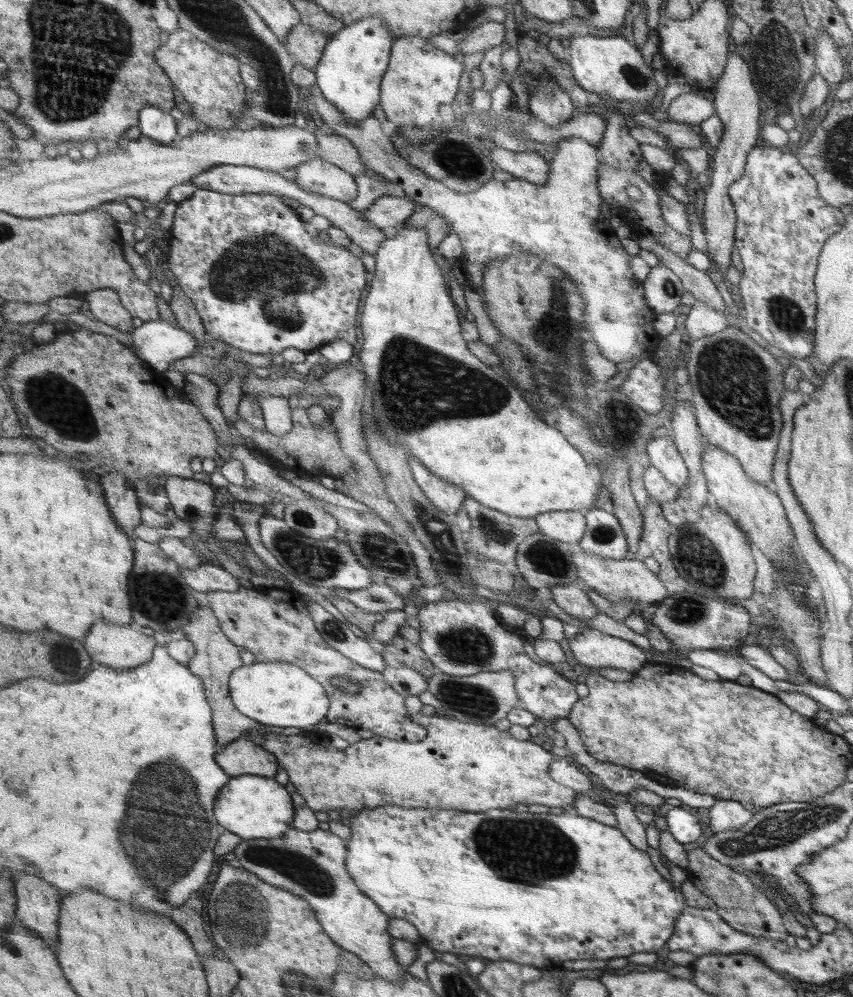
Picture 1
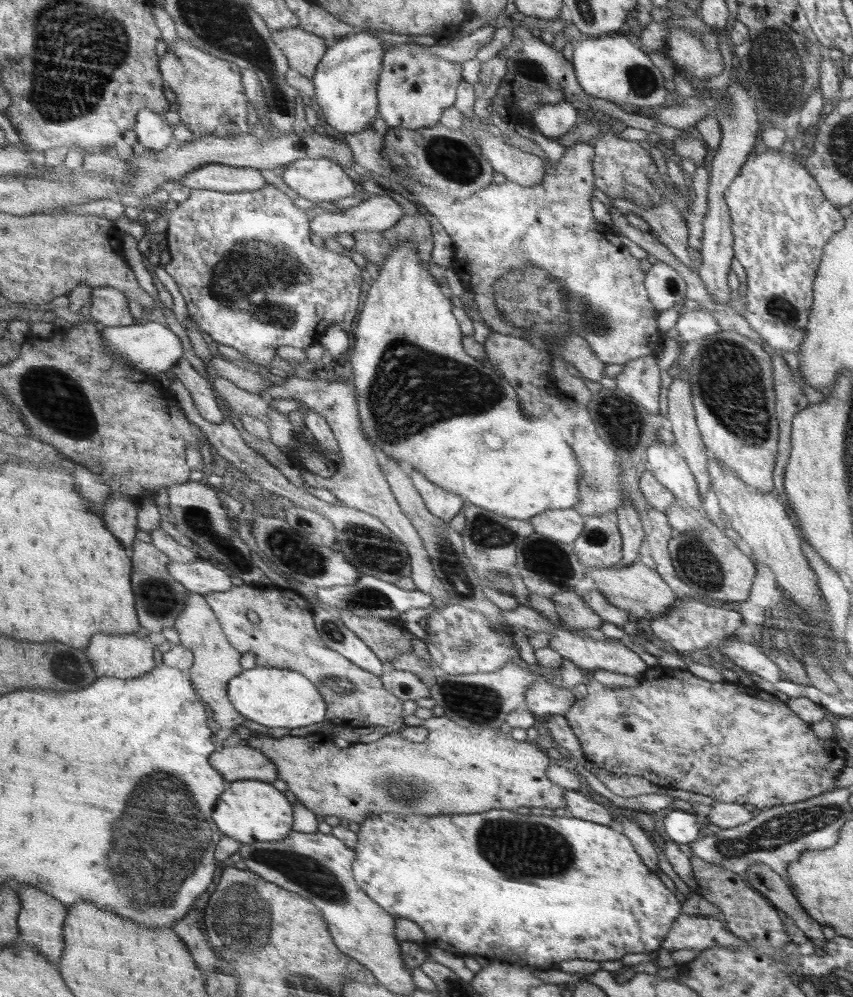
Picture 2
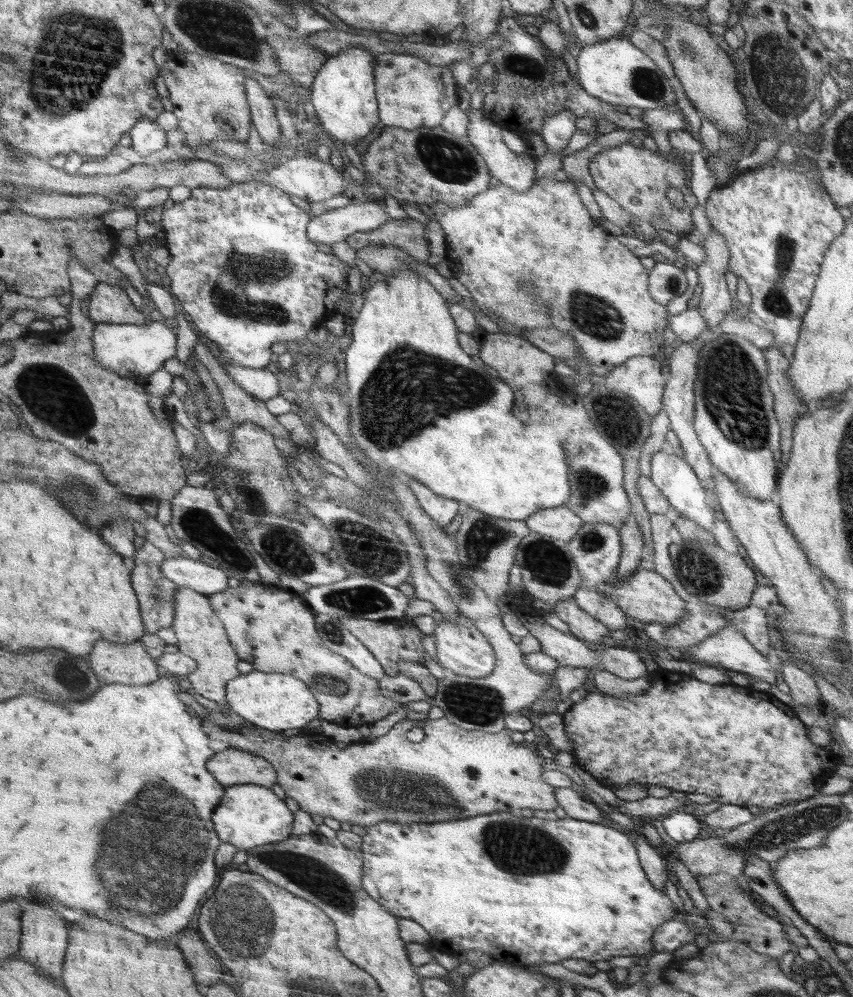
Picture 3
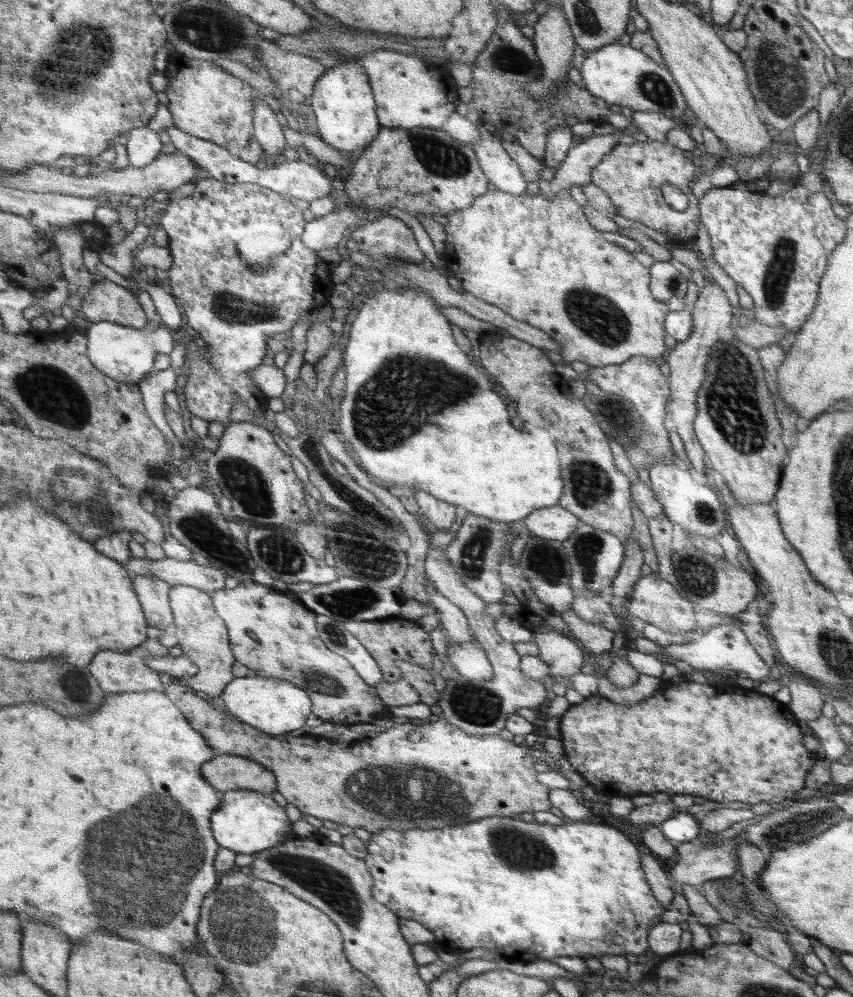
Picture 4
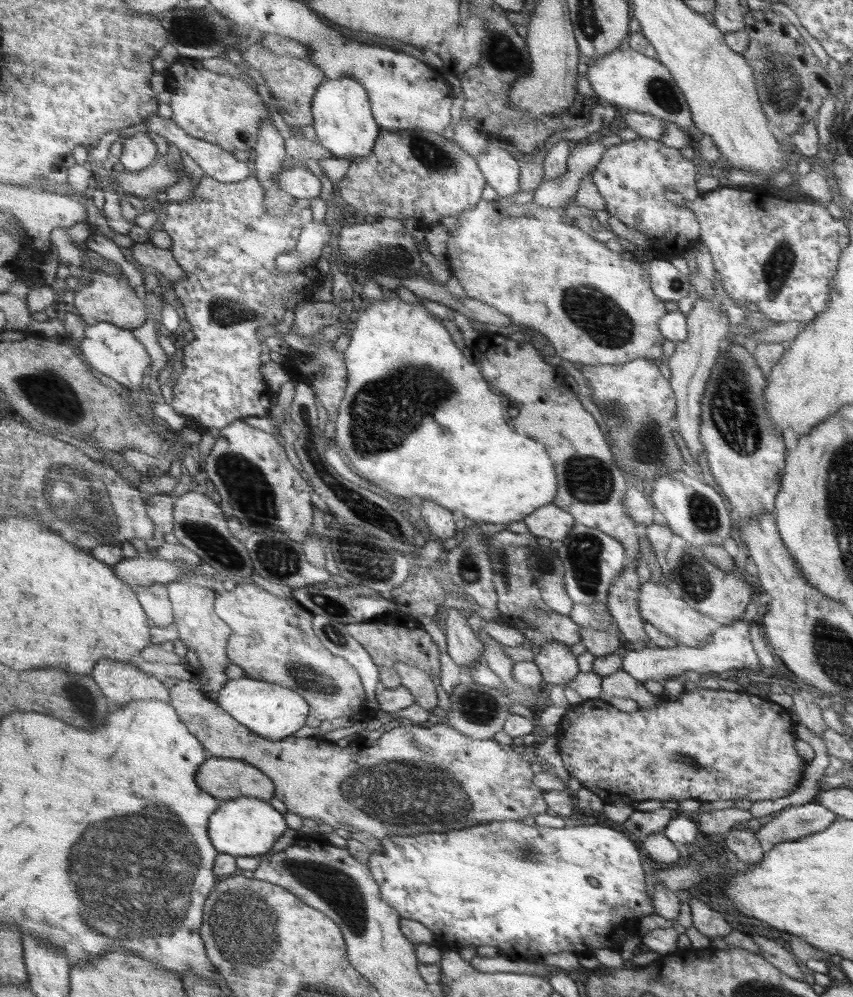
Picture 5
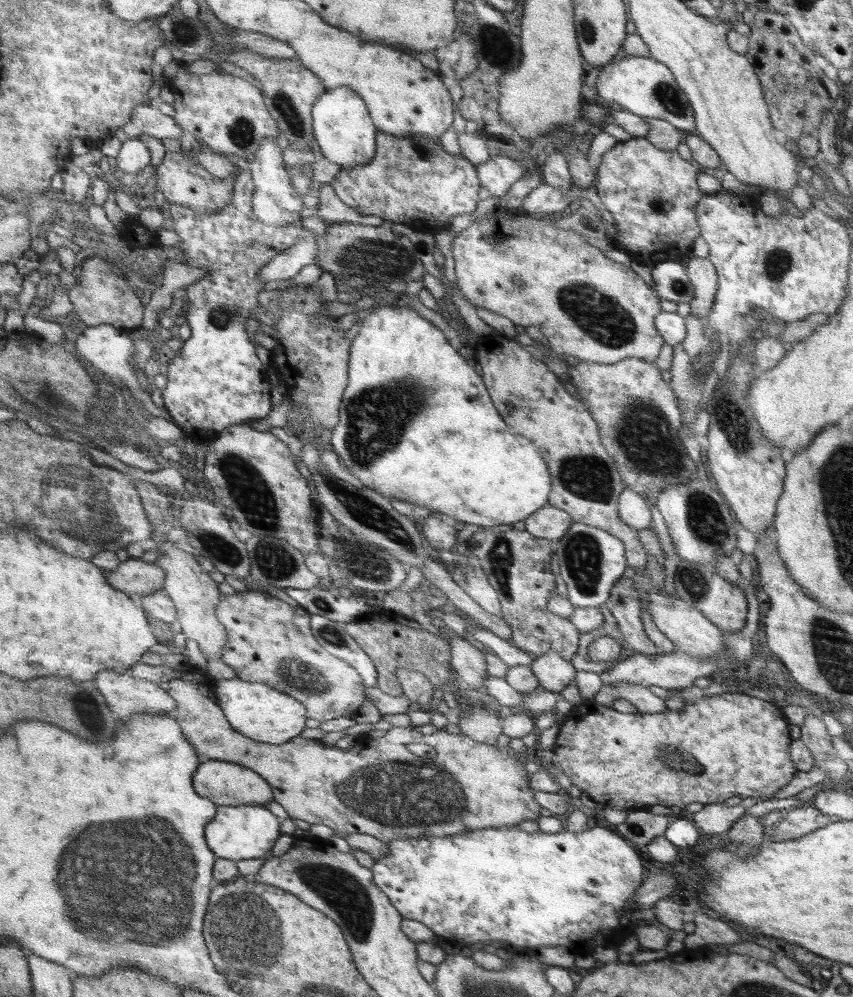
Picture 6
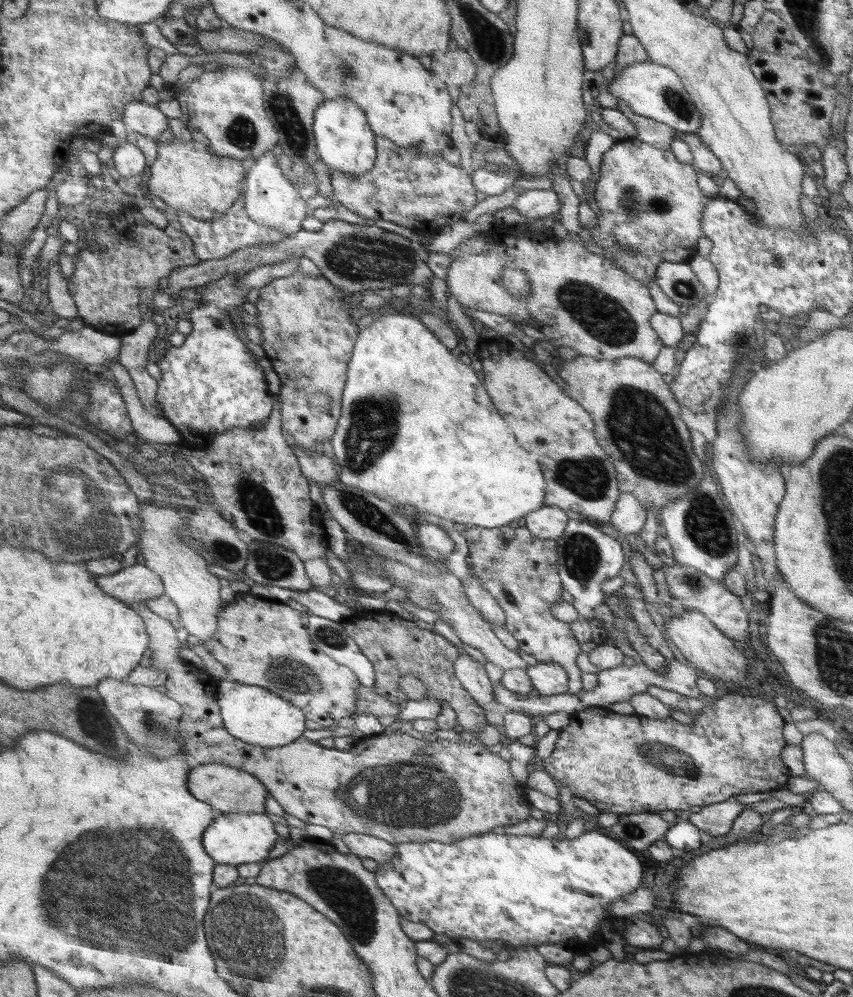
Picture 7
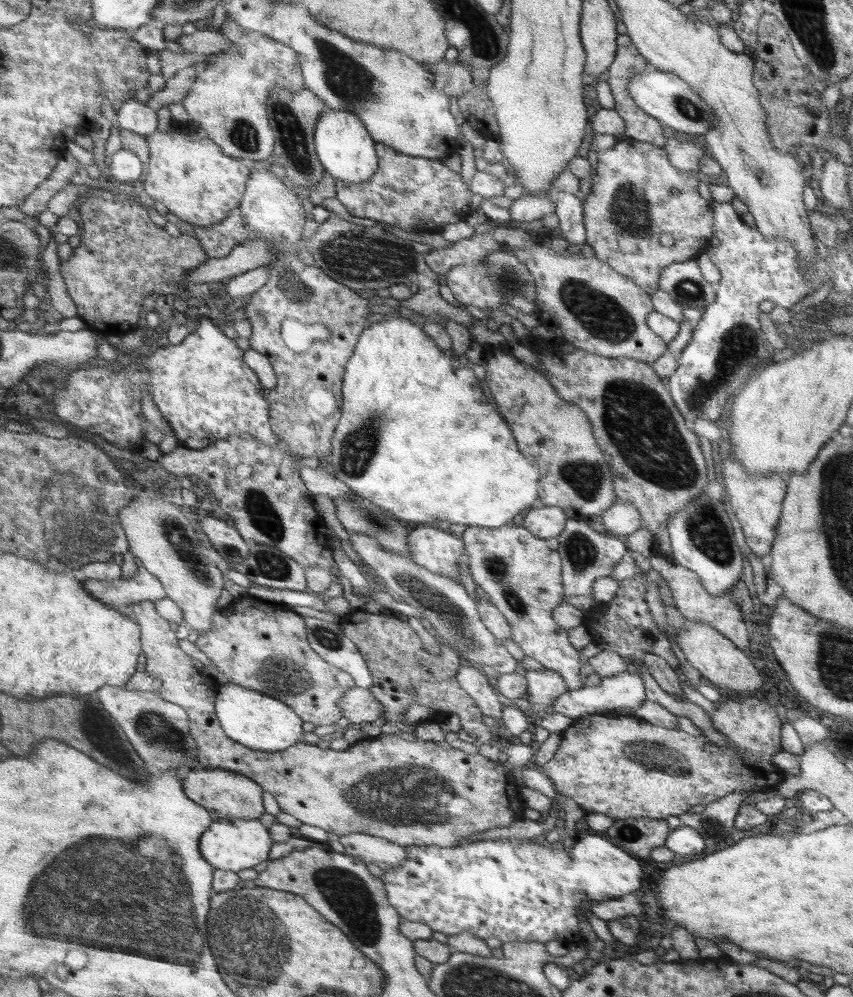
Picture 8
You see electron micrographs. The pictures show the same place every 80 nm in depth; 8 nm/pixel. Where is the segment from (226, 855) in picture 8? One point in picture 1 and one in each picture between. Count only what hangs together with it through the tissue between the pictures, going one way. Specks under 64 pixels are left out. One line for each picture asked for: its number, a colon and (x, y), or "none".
1: (252, 806)
2: (251, 811)
3: (251, 815)
4: (249, 822)
5: (246, 826)
6: (239, 832)
7: (235, 838)

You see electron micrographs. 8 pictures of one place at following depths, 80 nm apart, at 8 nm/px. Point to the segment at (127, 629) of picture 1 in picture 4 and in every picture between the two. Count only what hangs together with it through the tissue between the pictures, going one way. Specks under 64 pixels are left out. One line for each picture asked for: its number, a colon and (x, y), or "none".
2: (124, 656)
3: (131, 664)
4: (117, 672)

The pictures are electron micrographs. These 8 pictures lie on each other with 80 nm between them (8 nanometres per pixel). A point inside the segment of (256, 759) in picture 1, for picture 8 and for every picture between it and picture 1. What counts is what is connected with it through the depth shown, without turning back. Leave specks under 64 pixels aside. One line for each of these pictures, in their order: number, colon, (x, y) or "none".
2: (241, 762)
3: (232, 766)
4: (226, 772)
5: (226, 778)
6: (230, 784)
7: (228, 789)
8: (229, 795)

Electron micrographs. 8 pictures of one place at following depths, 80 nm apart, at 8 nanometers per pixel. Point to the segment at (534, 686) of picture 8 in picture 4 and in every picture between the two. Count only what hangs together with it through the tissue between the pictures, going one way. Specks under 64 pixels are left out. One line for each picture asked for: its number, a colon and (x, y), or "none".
4: (564, 658)
5: (556, 663)
6: (554, 673)
7: (547, 678)

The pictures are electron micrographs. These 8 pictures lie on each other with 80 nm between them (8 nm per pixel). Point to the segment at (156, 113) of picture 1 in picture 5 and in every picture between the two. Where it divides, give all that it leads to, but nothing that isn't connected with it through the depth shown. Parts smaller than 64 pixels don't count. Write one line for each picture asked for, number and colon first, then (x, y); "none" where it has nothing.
2: (153, 131)
3: (148, 137)
4: (145, 145)
5: (140, 151)

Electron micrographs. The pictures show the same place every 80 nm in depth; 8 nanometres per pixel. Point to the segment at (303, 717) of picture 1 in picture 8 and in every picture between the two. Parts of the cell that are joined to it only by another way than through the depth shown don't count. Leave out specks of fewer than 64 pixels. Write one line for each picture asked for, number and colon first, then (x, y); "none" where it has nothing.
2: (278, 698)
3: (275, 701)
4: (276, 706)
5: (274, 712)
6: (254, 709)
7: (253, 714)
8: (261, 722)

